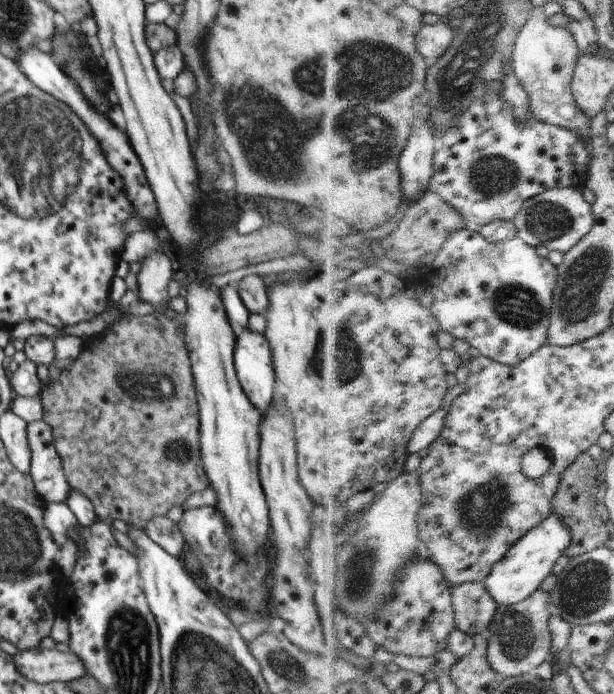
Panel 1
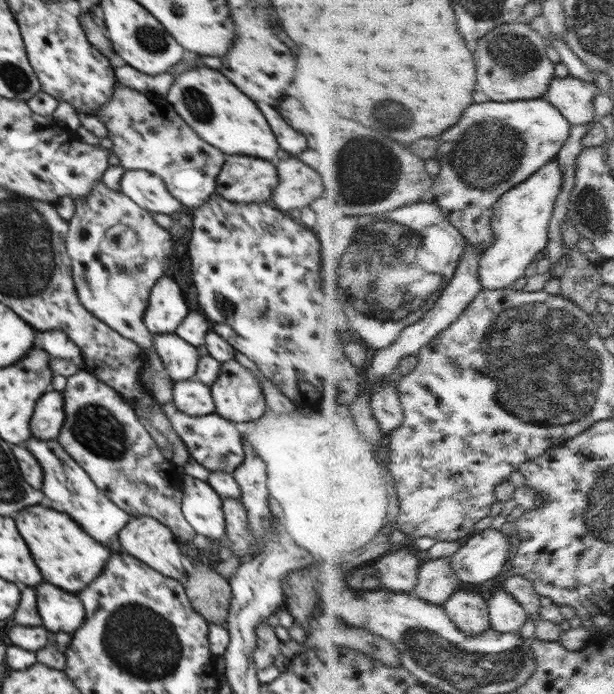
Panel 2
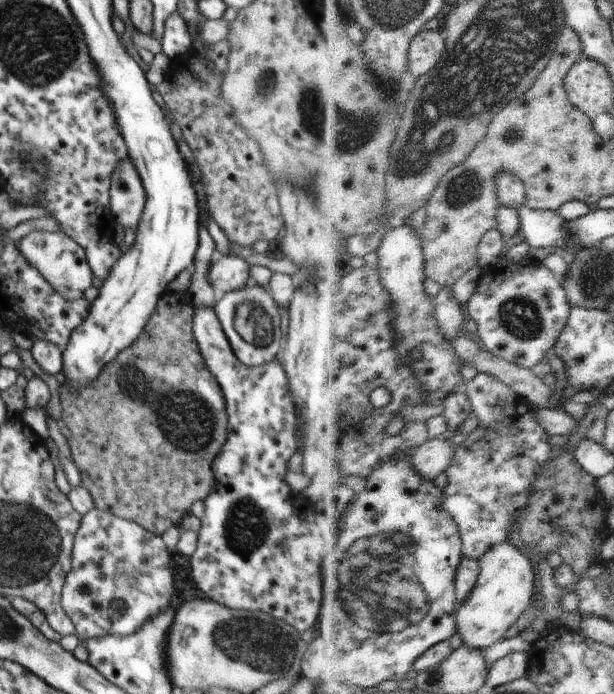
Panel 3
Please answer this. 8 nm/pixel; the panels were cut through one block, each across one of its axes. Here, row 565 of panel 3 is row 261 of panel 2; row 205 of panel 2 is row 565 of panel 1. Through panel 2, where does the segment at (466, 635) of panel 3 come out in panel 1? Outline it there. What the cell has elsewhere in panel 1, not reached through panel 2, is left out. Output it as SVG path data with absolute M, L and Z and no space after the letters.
M552 513L548 520L533 528L526 537L522 538L485 580L494 600L504 606L528 600L535 592L542 589L544 582L554 572L556 562L566 554L571 544L572 530L566 526L560 514Z

